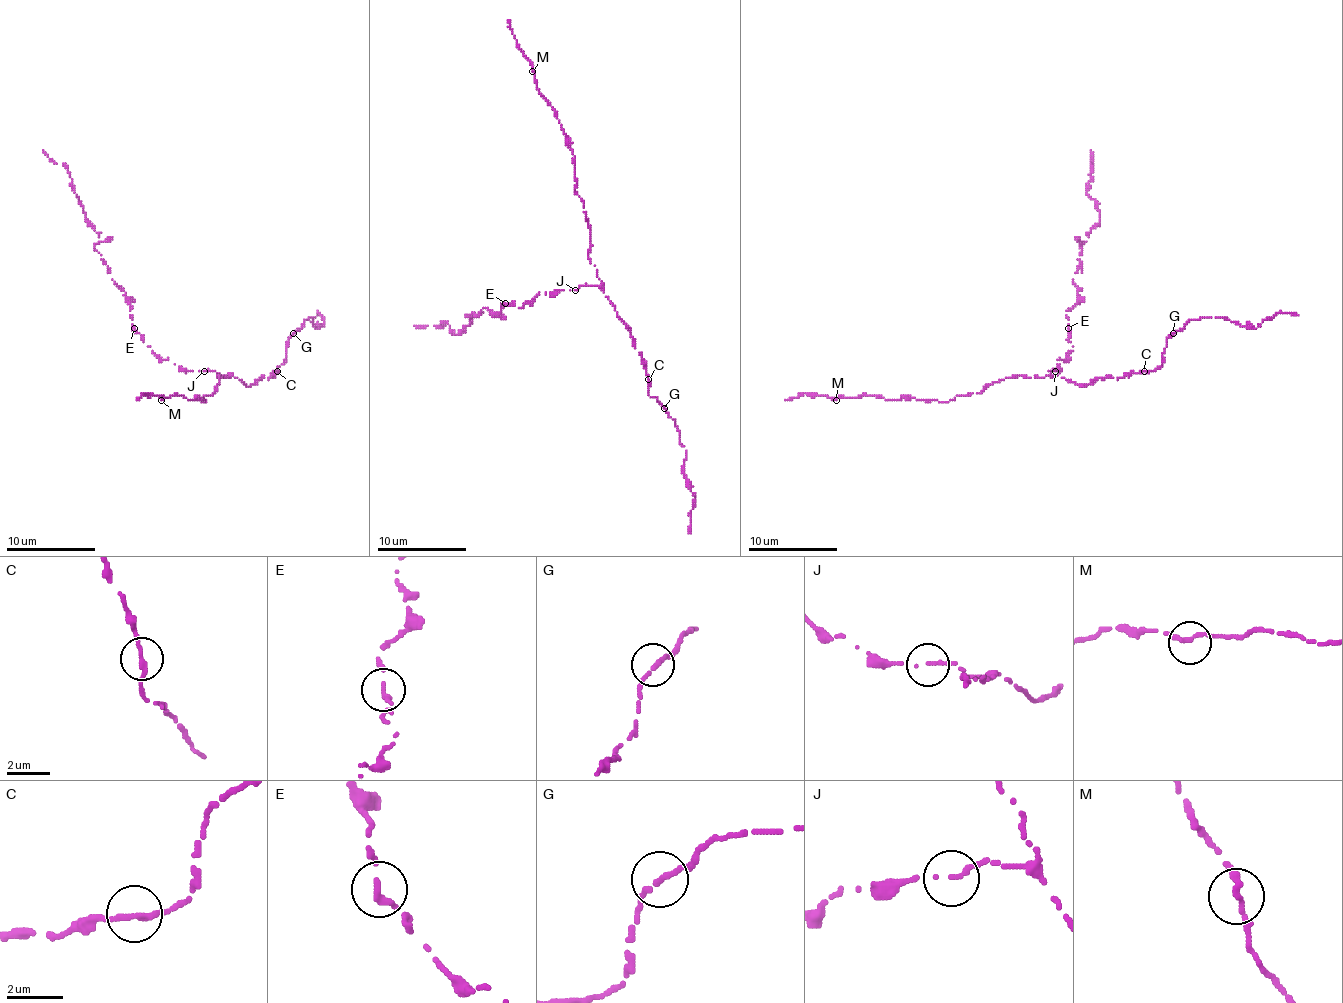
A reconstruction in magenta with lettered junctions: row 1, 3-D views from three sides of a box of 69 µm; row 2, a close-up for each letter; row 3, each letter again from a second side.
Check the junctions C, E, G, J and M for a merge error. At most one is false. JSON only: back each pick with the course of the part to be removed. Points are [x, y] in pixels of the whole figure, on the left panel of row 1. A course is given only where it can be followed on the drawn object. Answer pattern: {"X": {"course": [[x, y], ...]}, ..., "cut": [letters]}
{"cut": []}

